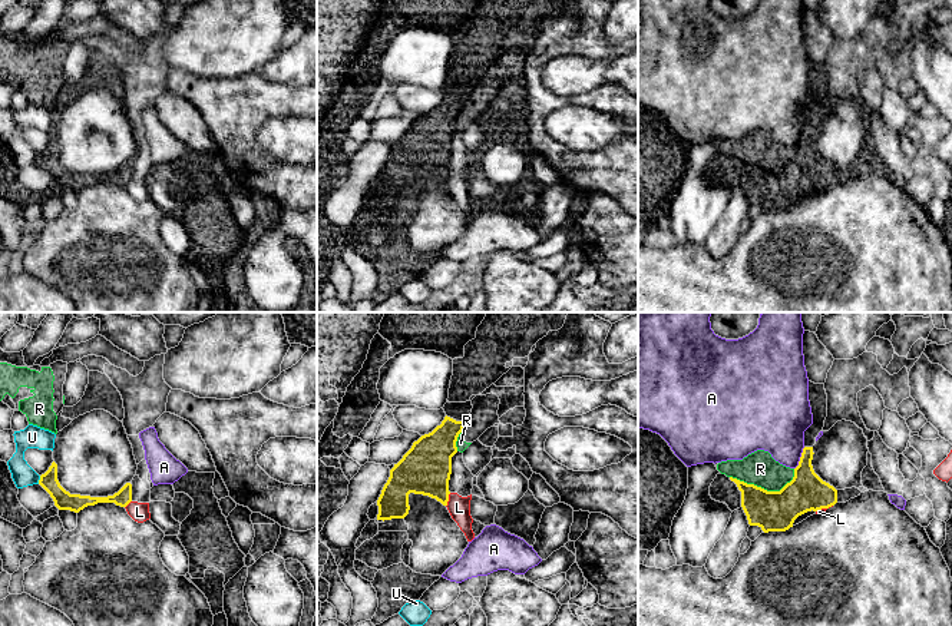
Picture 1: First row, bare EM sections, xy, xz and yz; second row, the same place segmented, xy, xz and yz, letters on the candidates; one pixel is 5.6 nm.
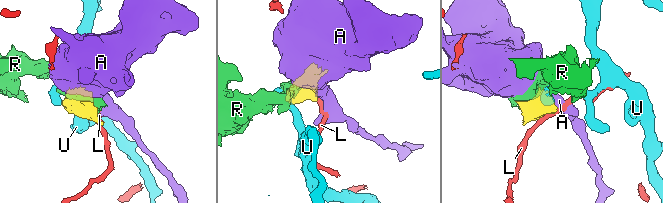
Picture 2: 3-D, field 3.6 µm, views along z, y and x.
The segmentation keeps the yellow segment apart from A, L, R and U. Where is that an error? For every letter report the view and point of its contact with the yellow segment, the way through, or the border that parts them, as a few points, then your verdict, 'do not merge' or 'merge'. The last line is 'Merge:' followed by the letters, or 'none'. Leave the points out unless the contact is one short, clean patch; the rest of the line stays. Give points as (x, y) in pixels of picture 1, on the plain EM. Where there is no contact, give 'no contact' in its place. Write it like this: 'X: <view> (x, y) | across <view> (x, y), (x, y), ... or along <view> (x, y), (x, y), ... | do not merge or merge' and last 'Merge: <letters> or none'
A: yz (800, 138) | along yz (805, 126), (795, 148) | do not merge
L: xz (448, 179) | along xz (450, 172), (446, 185) | do not merge
R: yz (766, 169) | do not merge
U: xy (39, 159) | do not merge
Merge: none

